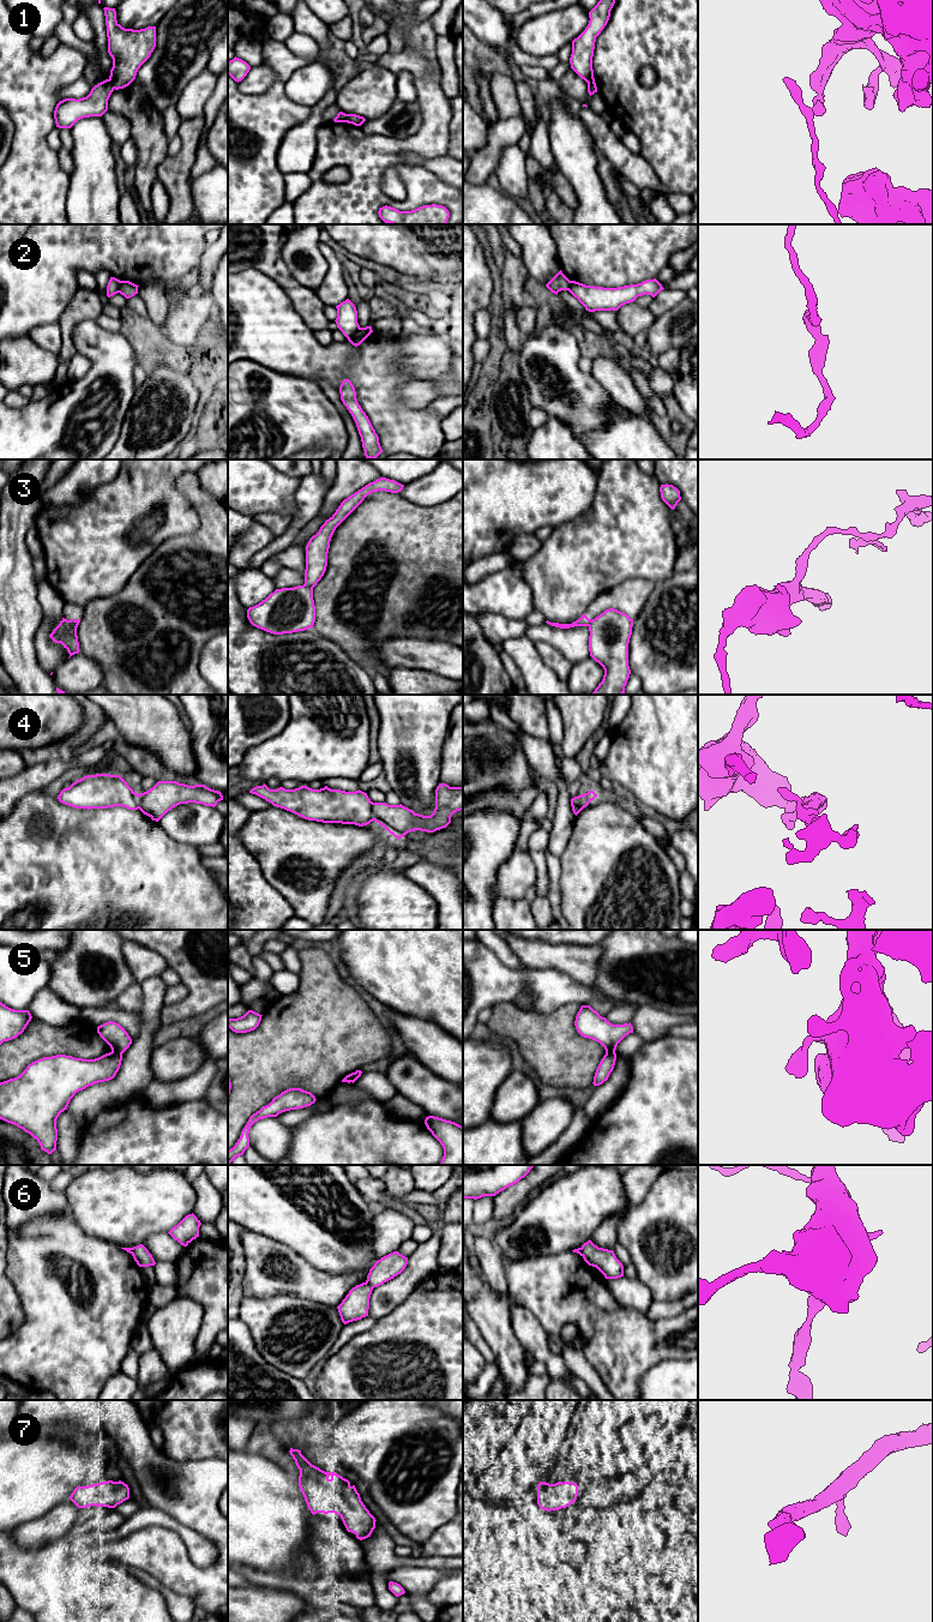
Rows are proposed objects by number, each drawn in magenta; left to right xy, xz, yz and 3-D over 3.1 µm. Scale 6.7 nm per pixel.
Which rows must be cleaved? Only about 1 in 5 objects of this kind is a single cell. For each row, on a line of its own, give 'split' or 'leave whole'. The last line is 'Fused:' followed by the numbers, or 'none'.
1: split
2: split
3: split
4: split
5: split
6: split
7: leave whole
Fused: 1, 2, 3, 4, 5, 6

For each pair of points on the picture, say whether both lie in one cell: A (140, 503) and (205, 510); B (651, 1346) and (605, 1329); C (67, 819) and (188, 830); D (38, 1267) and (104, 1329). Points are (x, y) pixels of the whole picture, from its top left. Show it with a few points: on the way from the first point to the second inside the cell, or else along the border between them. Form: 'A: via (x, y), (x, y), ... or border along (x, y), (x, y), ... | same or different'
A: border along (178, 487), (199, 521), (188, 535) | different
B: via (639, 1344), (621, 1344), (617, 1340) | same
C: border along (157, 822), (174, 840), (187, 843) | different
D: via (55, 1284), (71, 1303), (88, 1316) | same

